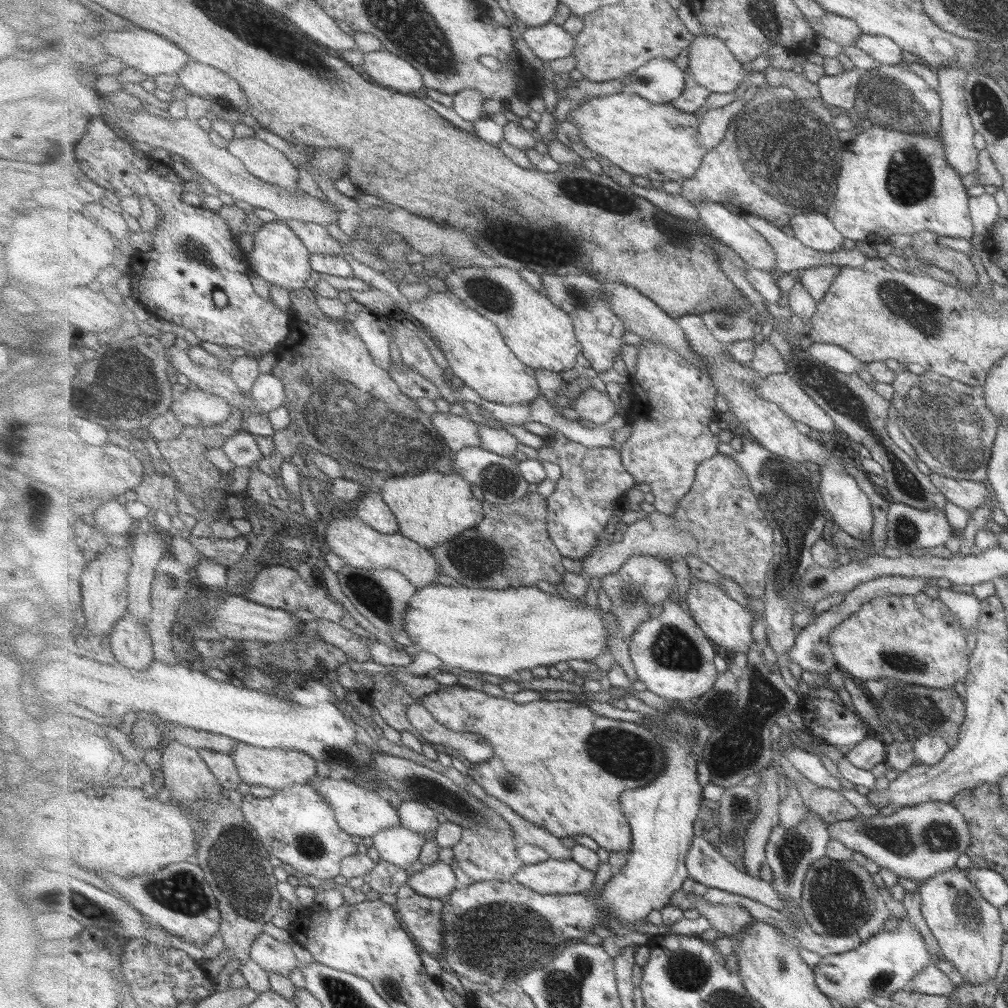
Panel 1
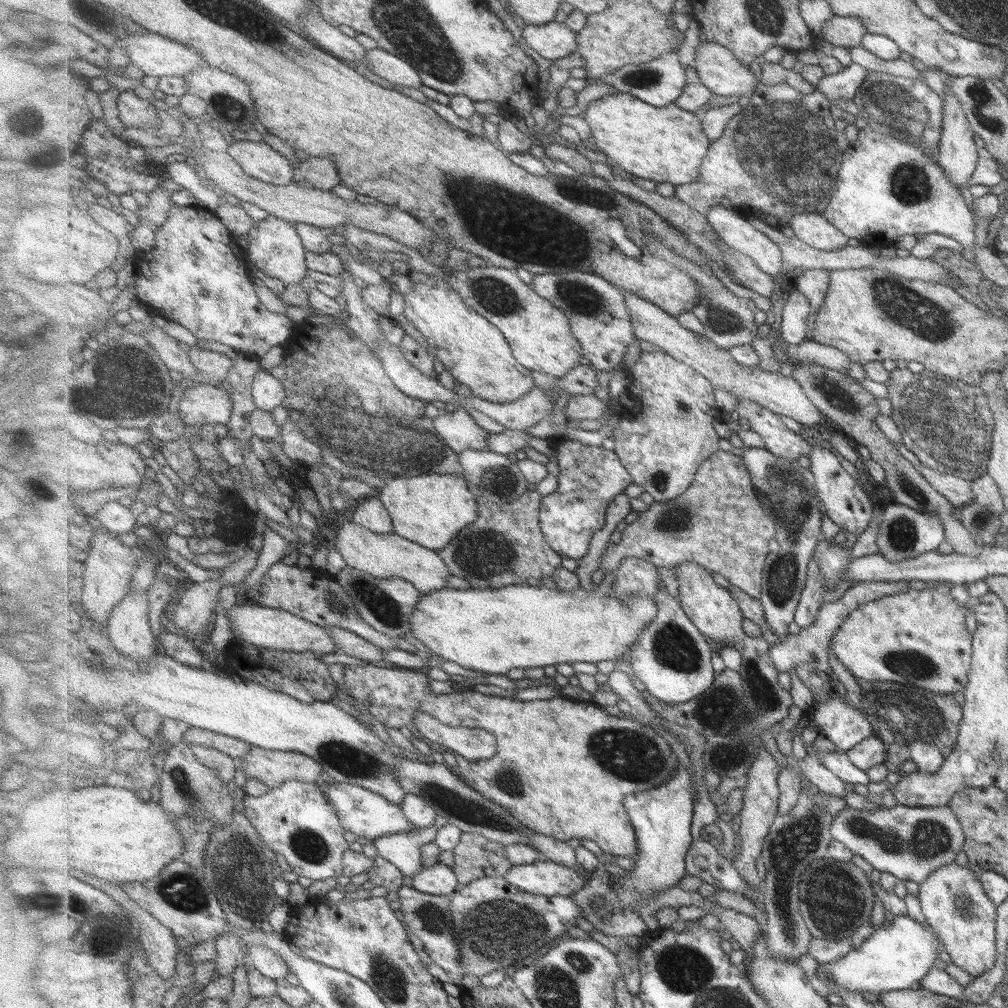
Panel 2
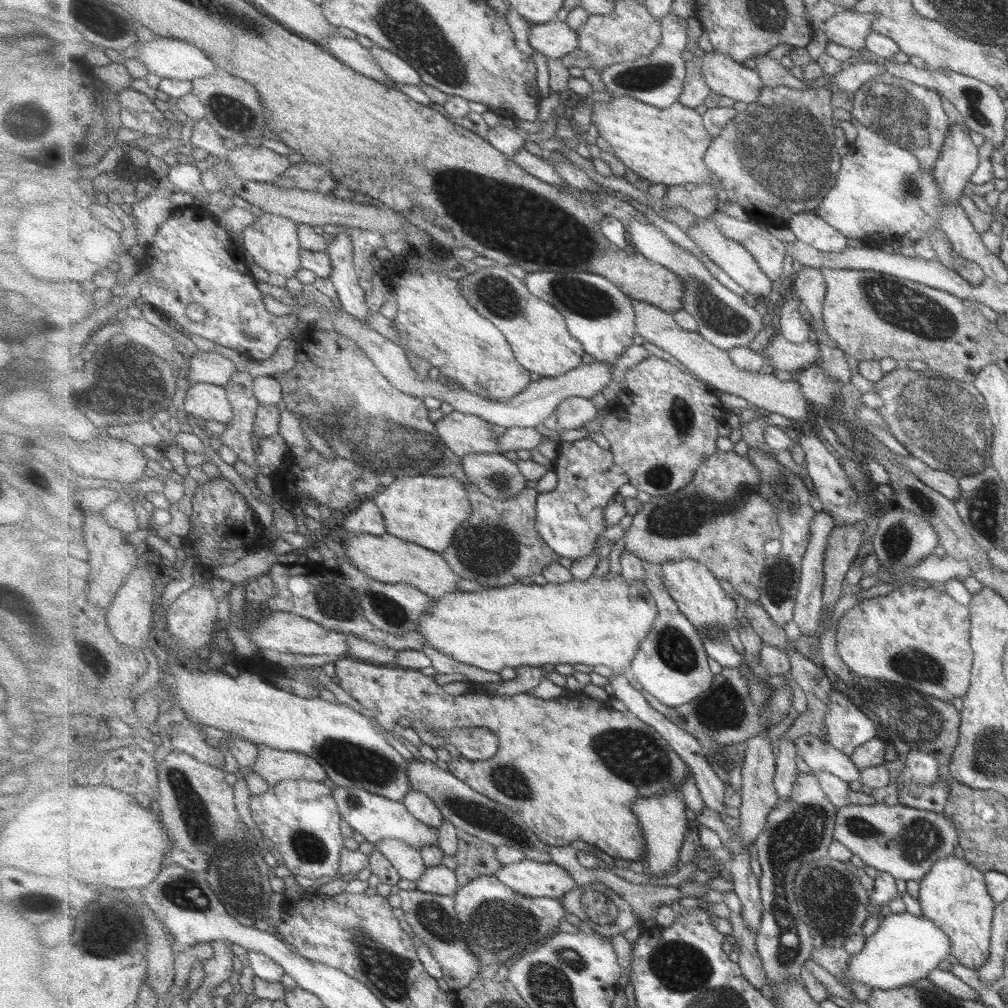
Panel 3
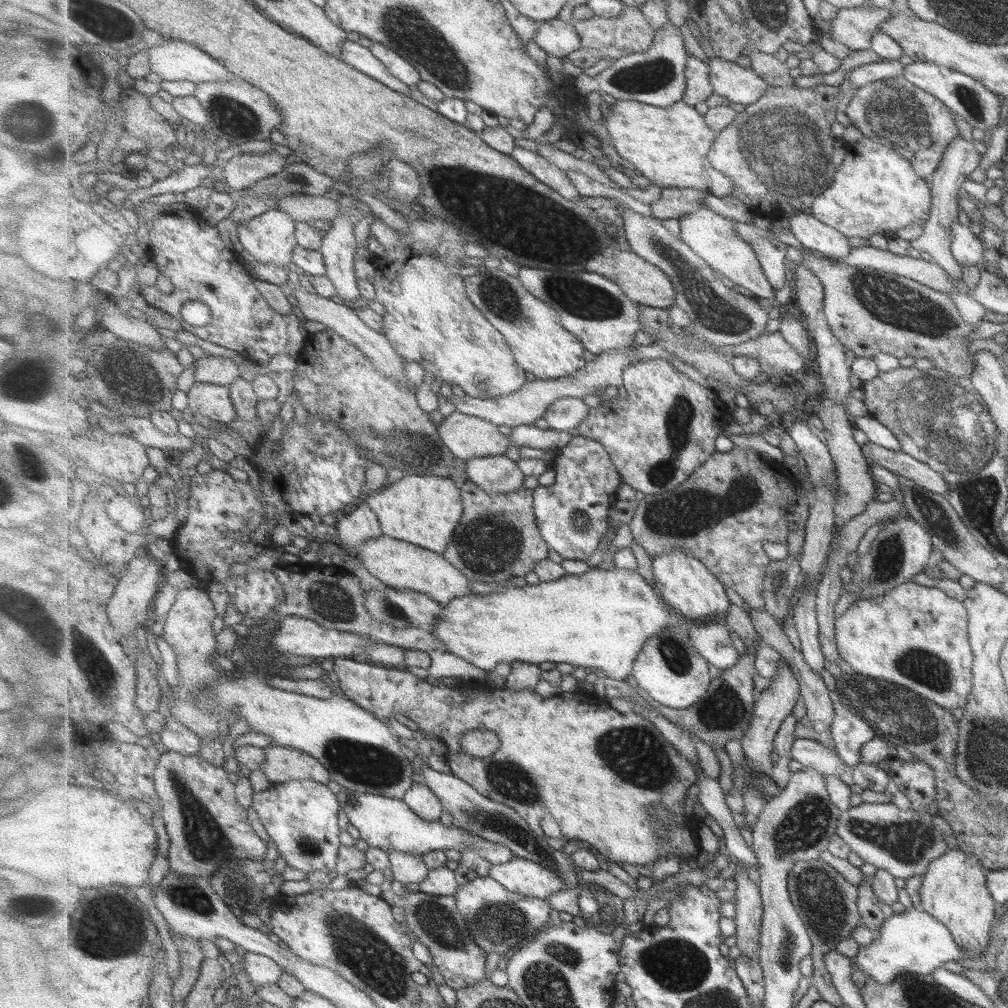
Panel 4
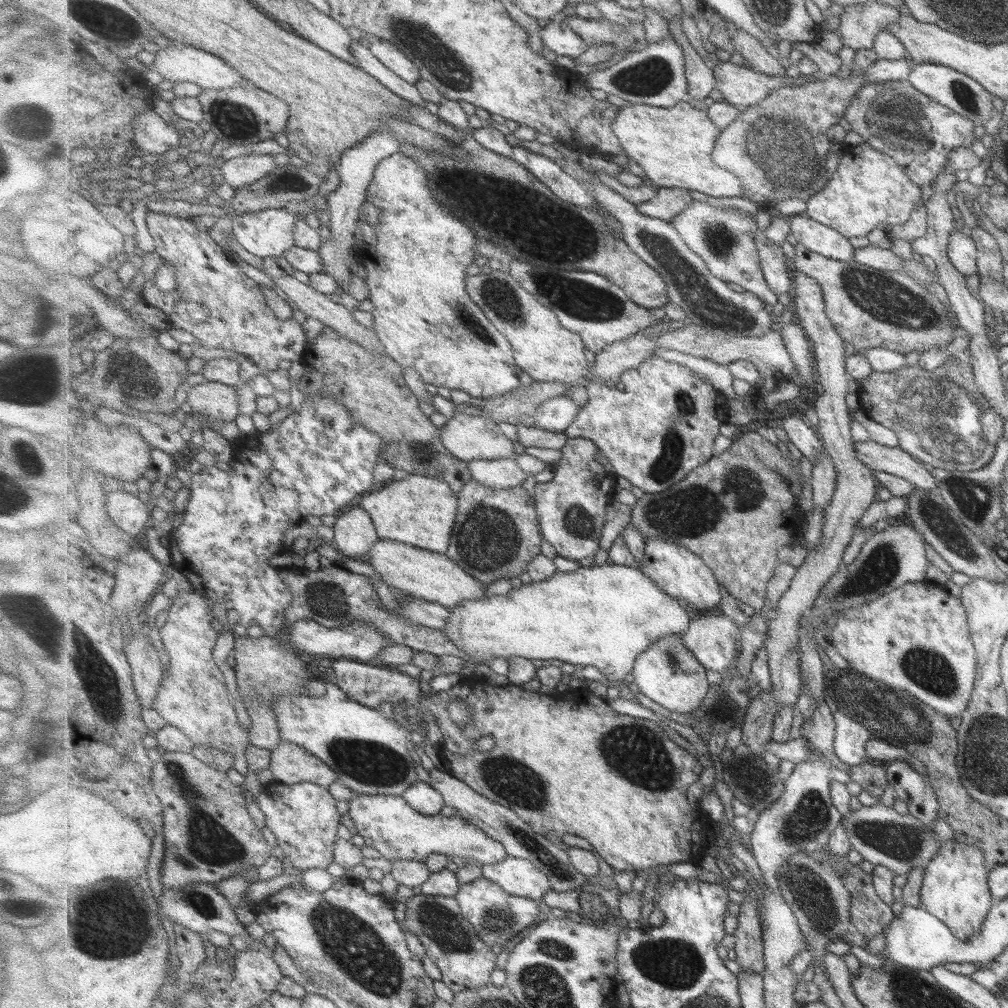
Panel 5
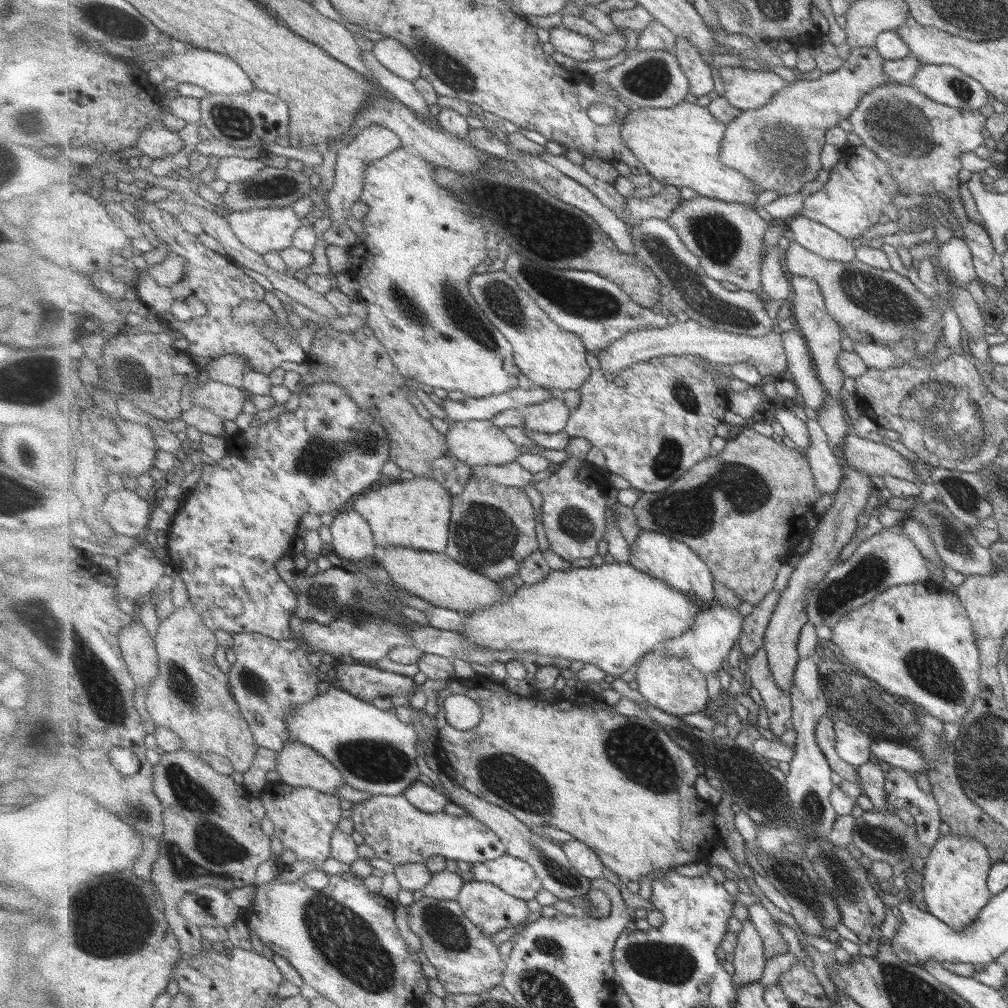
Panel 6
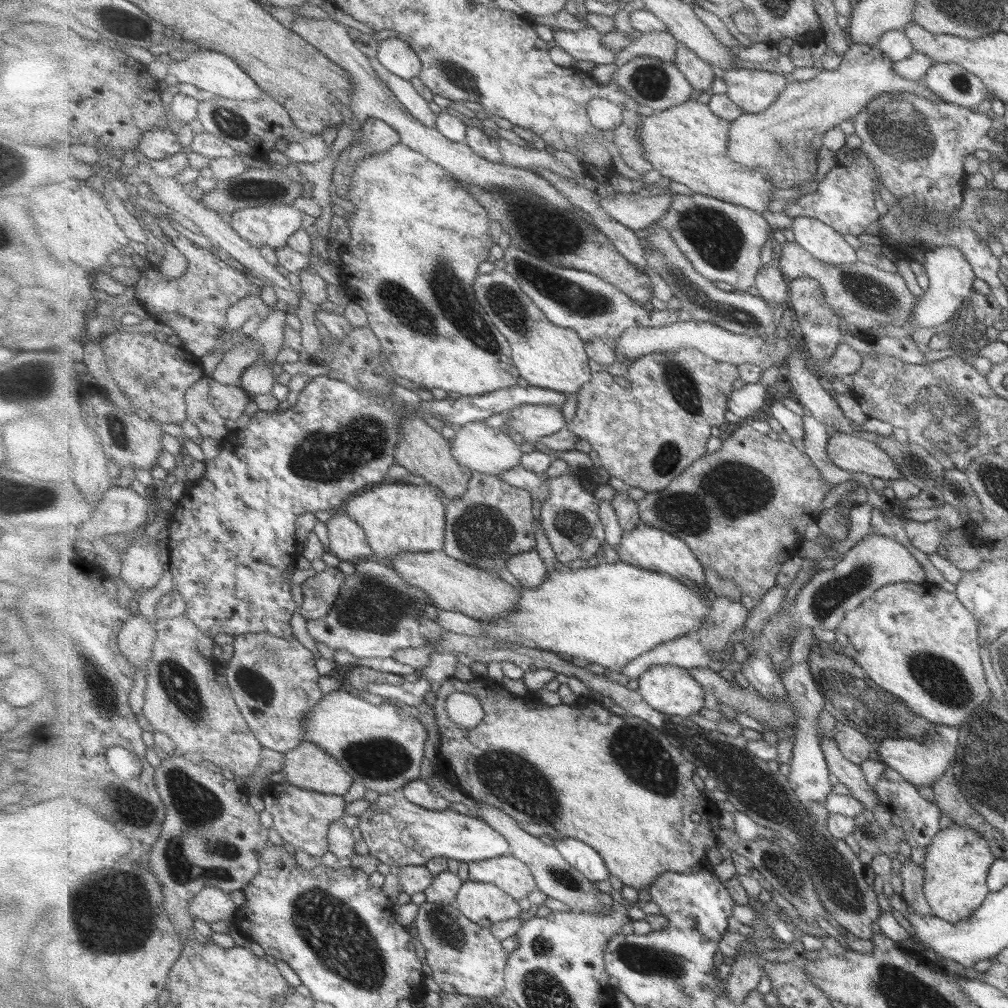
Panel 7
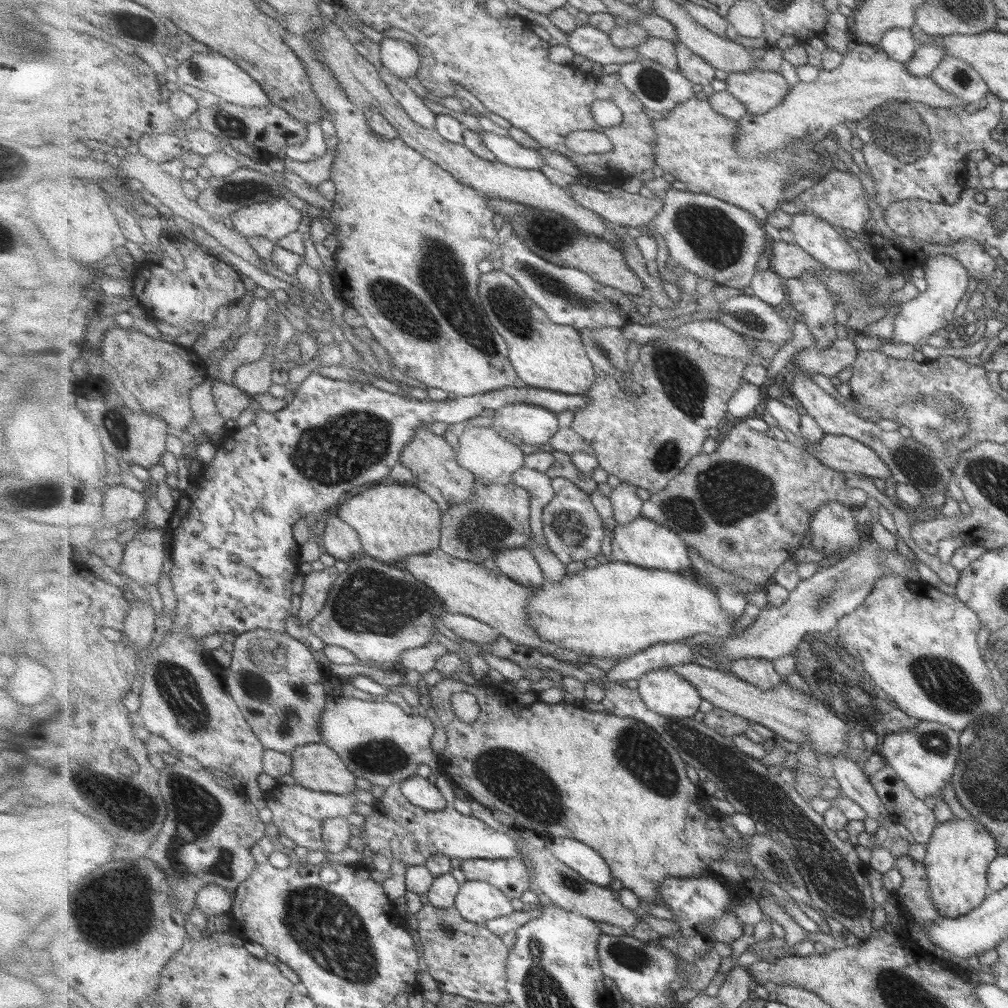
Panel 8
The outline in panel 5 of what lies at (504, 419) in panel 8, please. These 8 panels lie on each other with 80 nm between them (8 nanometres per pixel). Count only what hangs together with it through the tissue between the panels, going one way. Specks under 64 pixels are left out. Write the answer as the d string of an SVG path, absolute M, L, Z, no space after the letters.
M559 396L543 403L532 418L537 423L535 427L565 433L572 423L574 424L579 410L579 404L575 404L567 397Z

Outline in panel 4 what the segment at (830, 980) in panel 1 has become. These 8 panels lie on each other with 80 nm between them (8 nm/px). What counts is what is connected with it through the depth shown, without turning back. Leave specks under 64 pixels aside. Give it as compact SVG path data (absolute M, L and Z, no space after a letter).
M914 906L912 910L905 909L901 914L890 916L883 923L876 939L862 946L854 960L867 979L872 978L879 984L891 984L902 974L929 975L945 962L963 957L962 945L955 940L947 925Z

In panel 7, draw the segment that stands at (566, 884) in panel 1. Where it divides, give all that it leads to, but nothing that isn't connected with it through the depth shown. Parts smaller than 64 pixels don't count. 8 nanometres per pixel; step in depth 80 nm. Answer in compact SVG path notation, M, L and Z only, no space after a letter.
M510 854L468 866L469 881L497 885L515 900L527 898L538 889L529 866Z

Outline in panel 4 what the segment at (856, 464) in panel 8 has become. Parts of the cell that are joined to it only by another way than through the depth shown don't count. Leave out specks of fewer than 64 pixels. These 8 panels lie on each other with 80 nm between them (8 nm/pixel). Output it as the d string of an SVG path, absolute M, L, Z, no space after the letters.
M871 441L863 445L863 448L871 464L881 465L896 475L914 480L920 487L931 492L947 495L950 491L949 481L942 472L933 470L928 464L913 458L910 454L889 450Z

